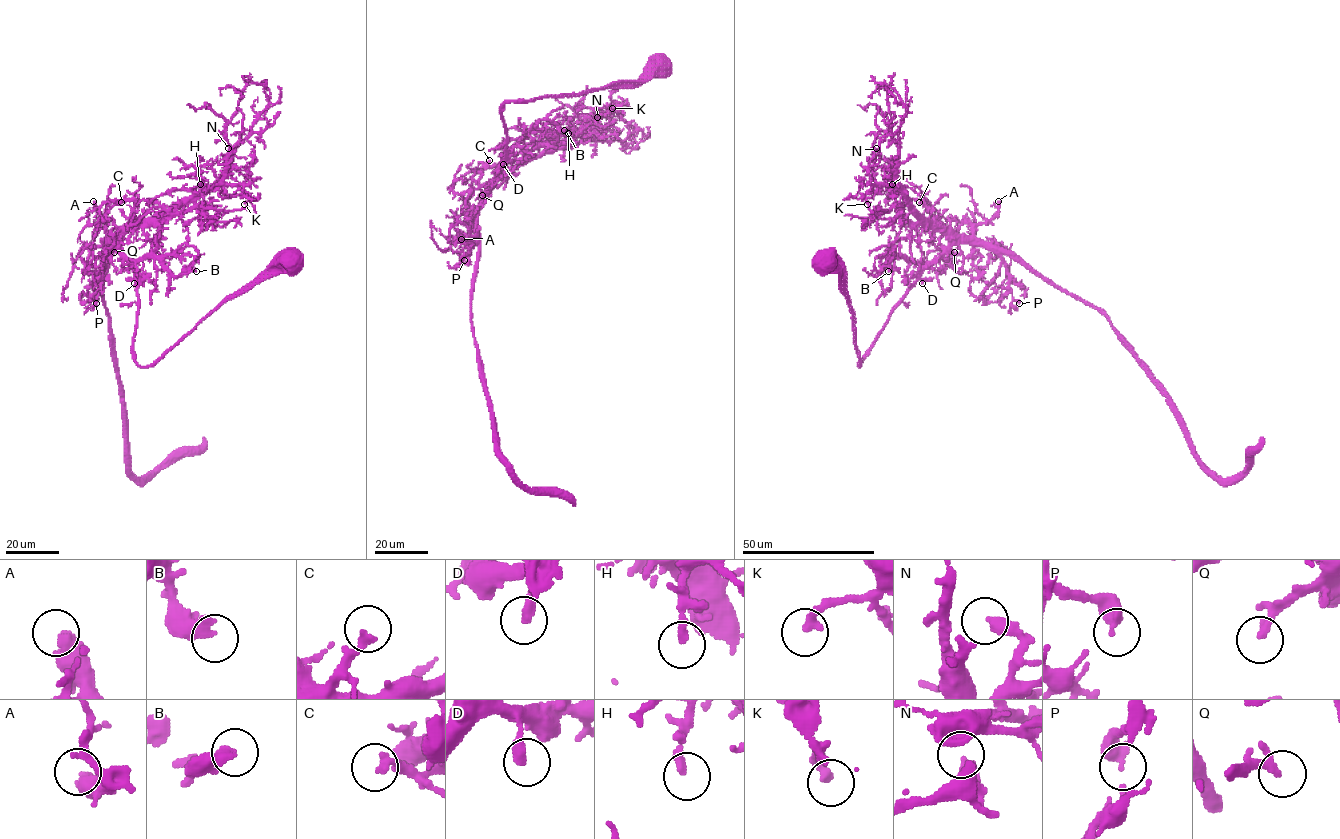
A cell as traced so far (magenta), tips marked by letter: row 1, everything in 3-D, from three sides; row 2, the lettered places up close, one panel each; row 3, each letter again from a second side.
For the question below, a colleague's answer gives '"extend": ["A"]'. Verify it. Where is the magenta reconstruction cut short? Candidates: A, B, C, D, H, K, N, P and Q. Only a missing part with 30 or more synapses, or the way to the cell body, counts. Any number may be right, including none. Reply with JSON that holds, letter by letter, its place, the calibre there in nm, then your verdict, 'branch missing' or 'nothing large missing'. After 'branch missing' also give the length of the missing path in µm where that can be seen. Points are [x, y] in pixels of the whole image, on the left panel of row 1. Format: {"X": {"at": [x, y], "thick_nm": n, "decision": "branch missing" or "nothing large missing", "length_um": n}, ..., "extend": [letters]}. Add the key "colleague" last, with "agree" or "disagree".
{"A": {"at": [93, 201], "thick_nm": 550, "decision": "branch missing", "length_um": 40}, "B": {"at": [196, 271], "thick_nm": 440, "decision": "nothing large missing"}, "C": {"at": [121, 202], "thick_nm": 240, "decision": "nothing large missing"}, "D": {"at": [134, 283], "thick_nm": 320, "decision": "nothing large missing"}, "H": {"at": [200, 184], "thick_nm": 240, "decision": "nothing large missing"}, "K": {"at": [244, 204], "thick_nm": 320, "decision": "nothing large missing"}, "N": {"at": [228, 148], "thick_nm": 400, "decision": "nothing large missing"}, "P": {"at": [96, 303], "thick_nm": 360, "decision": "nothing large missing"}, "Q": {"at": [114, 252], "thick_nm": 280, "decision": "nothing large missing"}, "extend": ["A"], "colleague": "agree"}

